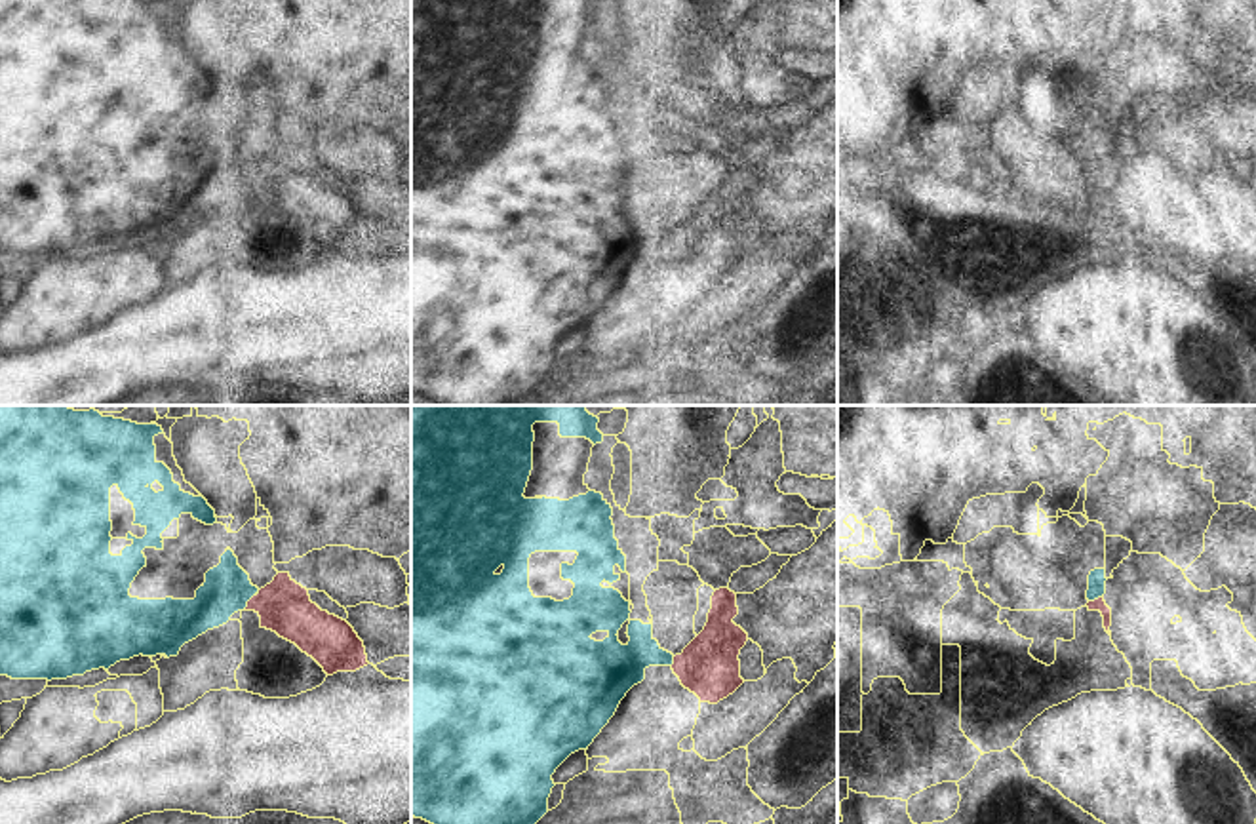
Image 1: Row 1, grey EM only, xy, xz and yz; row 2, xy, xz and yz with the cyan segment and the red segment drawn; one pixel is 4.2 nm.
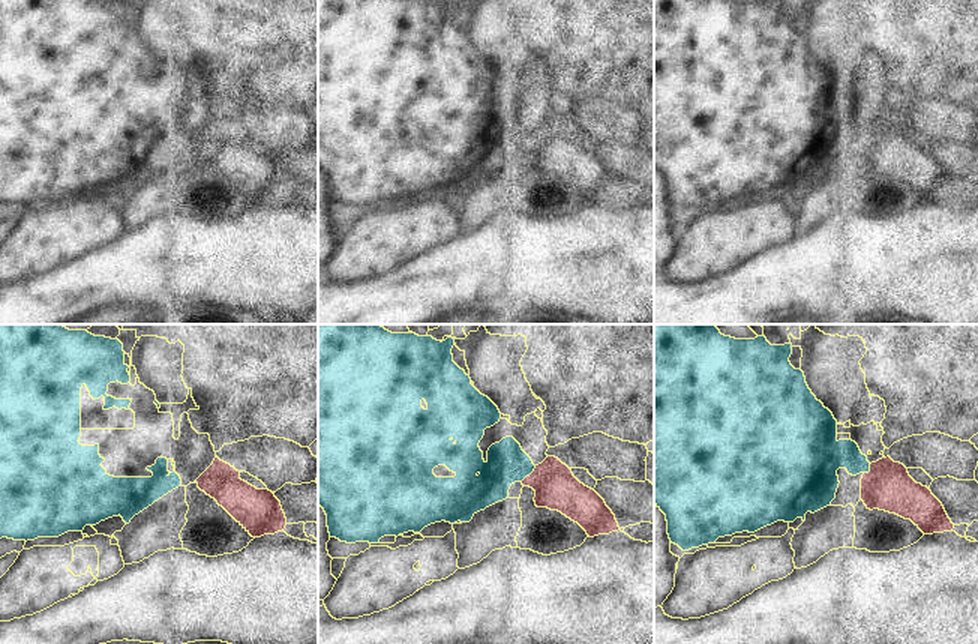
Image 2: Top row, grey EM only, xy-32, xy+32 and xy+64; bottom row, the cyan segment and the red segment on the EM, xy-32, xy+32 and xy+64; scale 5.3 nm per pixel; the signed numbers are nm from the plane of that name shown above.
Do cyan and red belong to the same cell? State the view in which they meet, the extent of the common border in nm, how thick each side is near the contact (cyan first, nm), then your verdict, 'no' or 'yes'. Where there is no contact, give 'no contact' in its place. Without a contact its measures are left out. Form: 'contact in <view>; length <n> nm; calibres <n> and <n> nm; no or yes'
contact in xy; length 90 nm; calibres 200 and 220 nm; no

